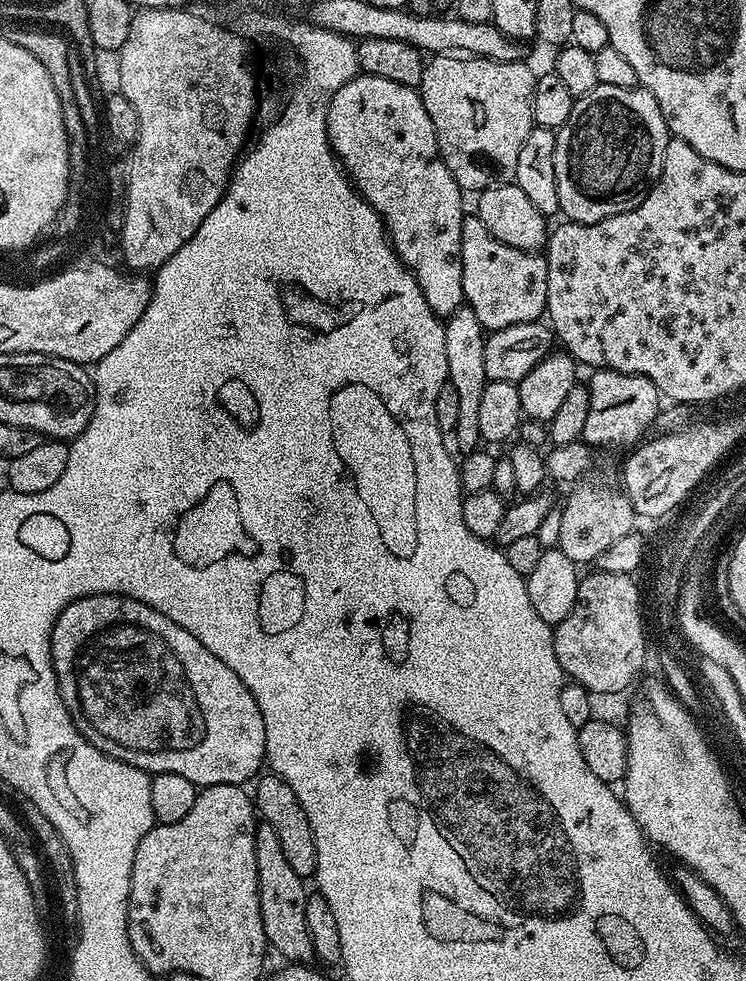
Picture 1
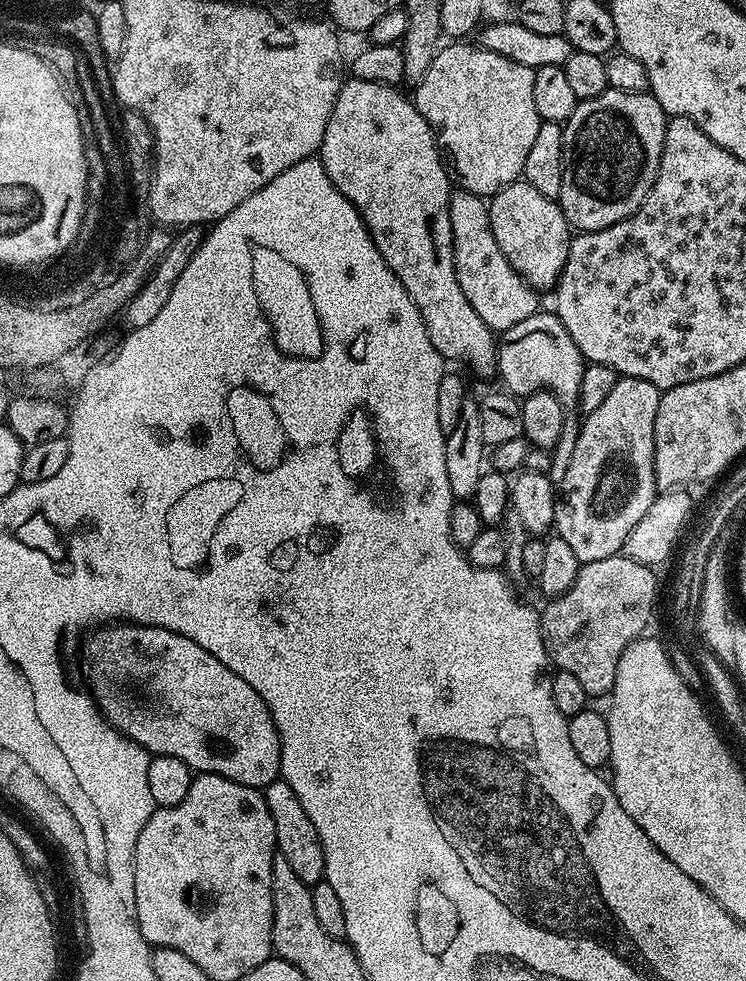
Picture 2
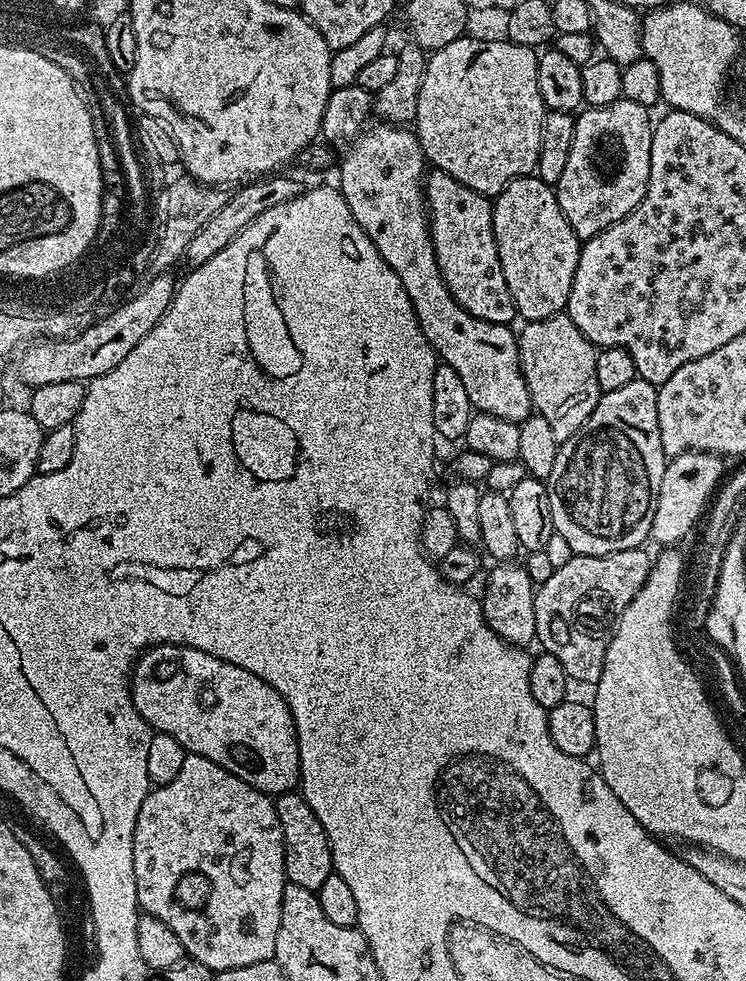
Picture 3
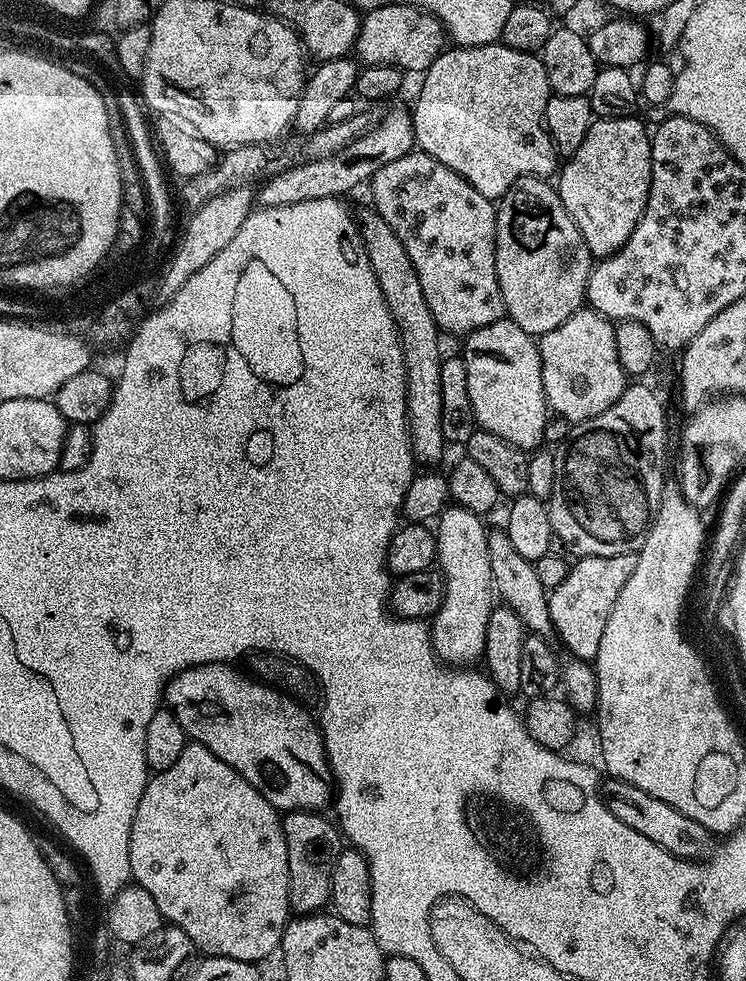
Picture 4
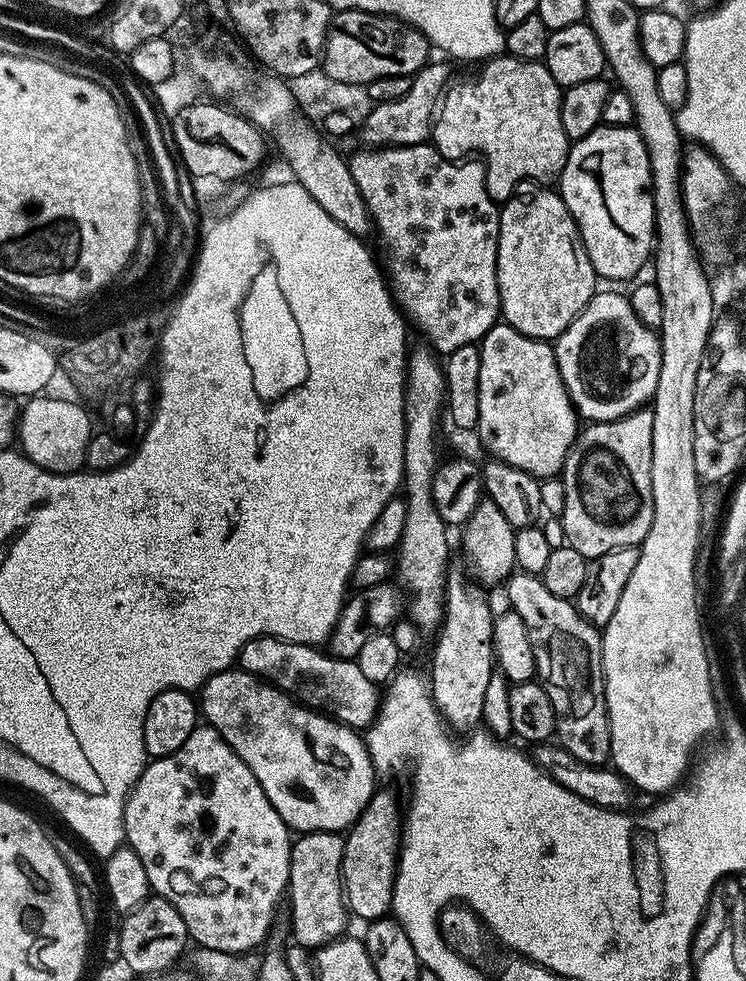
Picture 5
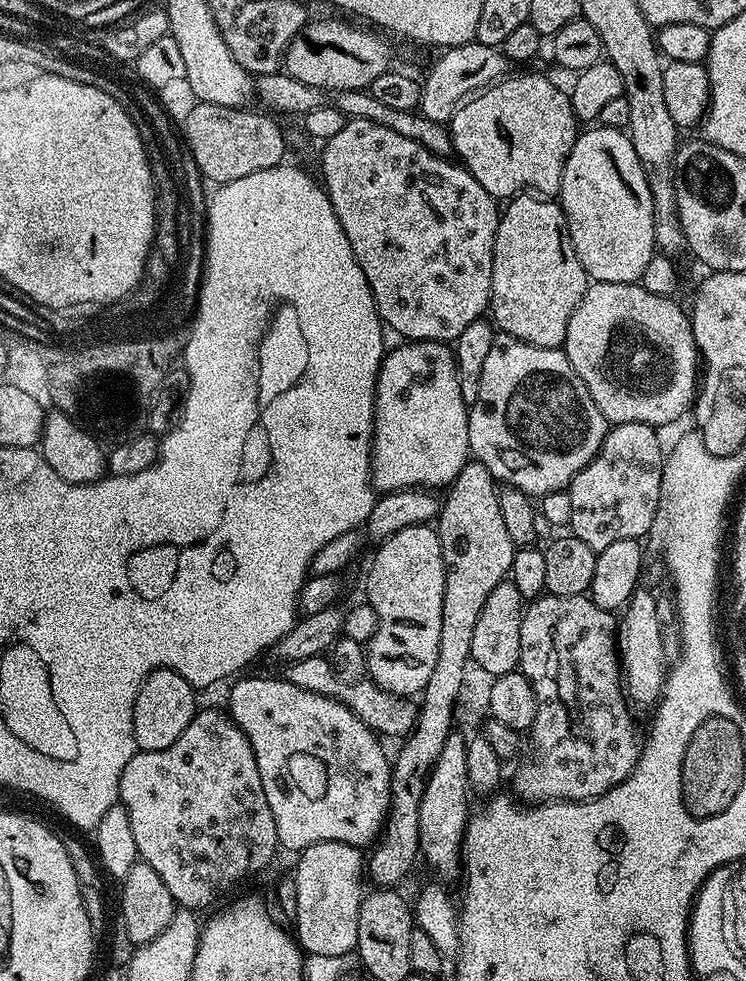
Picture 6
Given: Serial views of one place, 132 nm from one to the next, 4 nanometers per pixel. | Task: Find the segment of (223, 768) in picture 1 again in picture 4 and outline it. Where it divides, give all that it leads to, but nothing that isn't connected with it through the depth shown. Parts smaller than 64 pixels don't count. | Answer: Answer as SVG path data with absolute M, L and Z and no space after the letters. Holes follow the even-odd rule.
M228 662L199 664L173 676L164 690L163 699L167 711L178 718L189 741L206 746L218 758L222 758L222 762L242 774L242 778L246 778L246 782L250 782L250 786L254 786L254 790L258 790L266 802L284 812L323 809L323 804L330 800L330 769L313 713L311 716L306 709L299 708L296 705L299 703L291 695L251 678L243 676L236 666Z

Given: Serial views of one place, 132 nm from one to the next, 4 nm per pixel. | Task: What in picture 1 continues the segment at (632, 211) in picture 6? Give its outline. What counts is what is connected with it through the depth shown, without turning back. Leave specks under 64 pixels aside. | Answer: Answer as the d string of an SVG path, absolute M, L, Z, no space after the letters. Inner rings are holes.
M597 84L594 90L590 90L585 96L575 97L572 101L572 109L570 110L570 118L566 118L566 122L556 132L556 145L554 146L554 178L558 182L558 202L560 203L560 212L563 213L569 221L578 224L593 224L599 220L610 218L614 214L622 214L629 212L633 206L640 203L640 199L651 190L655 184L660 171L662 170L662 158L666 154L666 146L670 139L668 124L664 121L662 110L658 106L658 102L654 98L654 94L650 94L642 86L634 88L623 88L622 86L606 86L605 84Z

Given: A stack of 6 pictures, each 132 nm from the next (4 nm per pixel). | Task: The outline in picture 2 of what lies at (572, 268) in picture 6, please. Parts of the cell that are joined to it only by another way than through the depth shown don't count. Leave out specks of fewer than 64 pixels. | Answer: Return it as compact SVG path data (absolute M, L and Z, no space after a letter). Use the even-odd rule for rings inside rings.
M521 178L491 197L486 214L490 218L494 242L498 242L498 250L506 254L506 262L510 262L510 266L514 266L532 288L555 289L562 266L566 264L570 239L570 225L559 203L546 198L546 194L534 190L534 186Z

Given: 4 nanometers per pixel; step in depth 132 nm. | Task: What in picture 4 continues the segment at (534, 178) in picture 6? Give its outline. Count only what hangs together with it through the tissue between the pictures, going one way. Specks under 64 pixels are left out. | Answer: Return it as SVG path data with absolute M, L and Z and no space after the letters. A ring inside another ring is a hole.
M503 42L477 48L448 46L423 73L421 80L424 81L420 84L416 105L410 108L415 147L442 162L442 166L450 166L450 170L466 178L478 194L496 202L508 193L514 181L523 176L548 178L552 171L552 175L557 171L558 153L544 124L546 102L553 91L539 55L514 50Z

